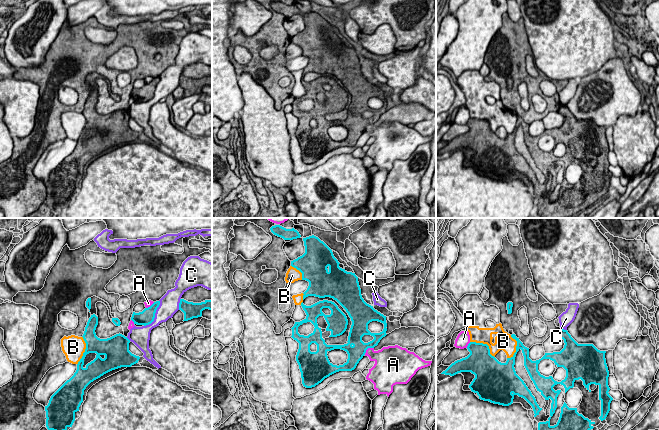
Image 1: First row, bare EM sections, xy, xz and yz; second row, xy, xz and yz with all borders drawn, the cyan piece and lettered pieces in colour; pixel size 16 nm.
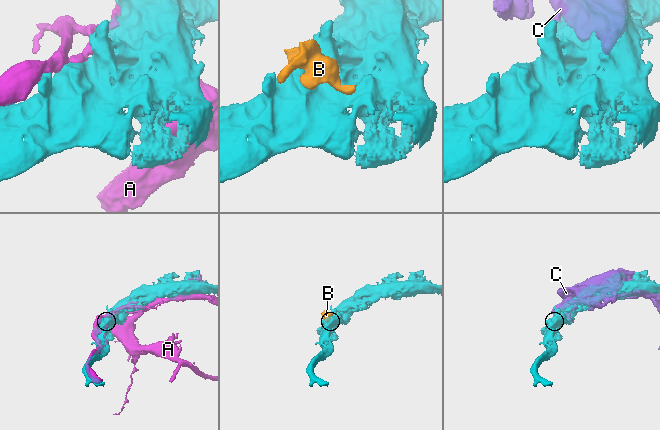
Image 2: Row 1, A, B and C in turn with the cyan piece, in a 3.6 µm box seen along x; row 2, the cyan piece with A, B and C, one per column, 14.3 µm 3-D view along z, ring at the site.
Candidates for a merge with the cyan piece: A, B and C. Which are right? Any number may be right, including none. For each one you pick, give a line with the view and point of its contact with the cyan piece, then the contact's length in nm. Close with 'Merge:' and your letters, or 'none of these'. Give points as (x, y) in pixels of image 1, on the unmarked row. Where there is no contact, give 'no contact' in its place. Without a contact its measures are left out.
Merge: none of these

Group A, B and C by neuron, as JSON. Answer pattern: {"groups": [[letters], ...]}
{"groups": [["A"], ["B", "C"]]}

